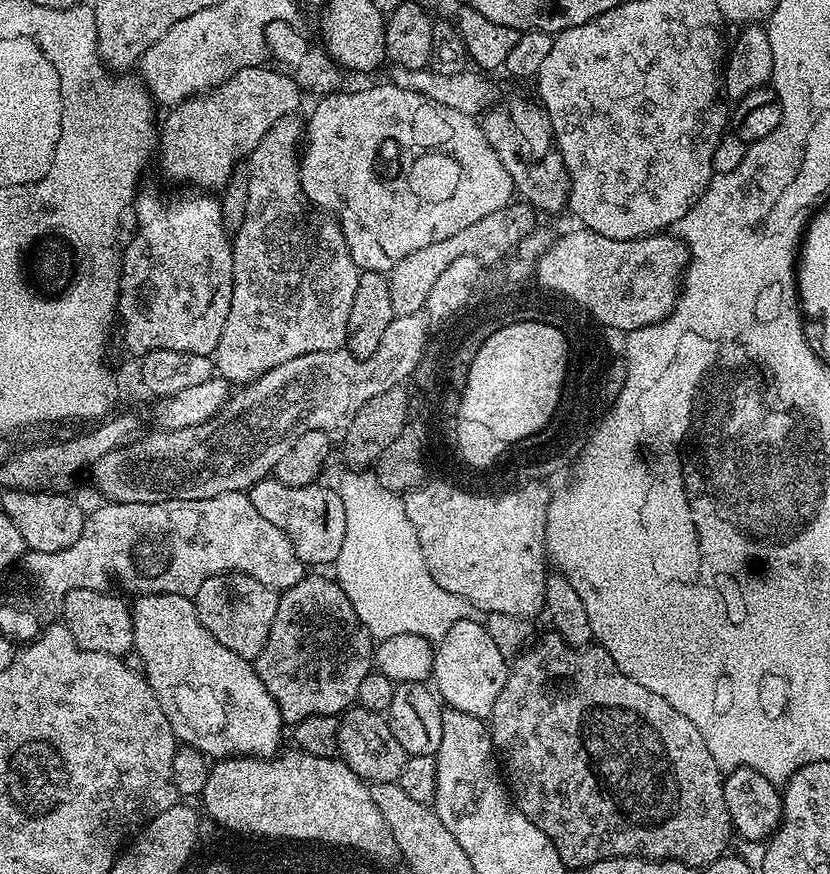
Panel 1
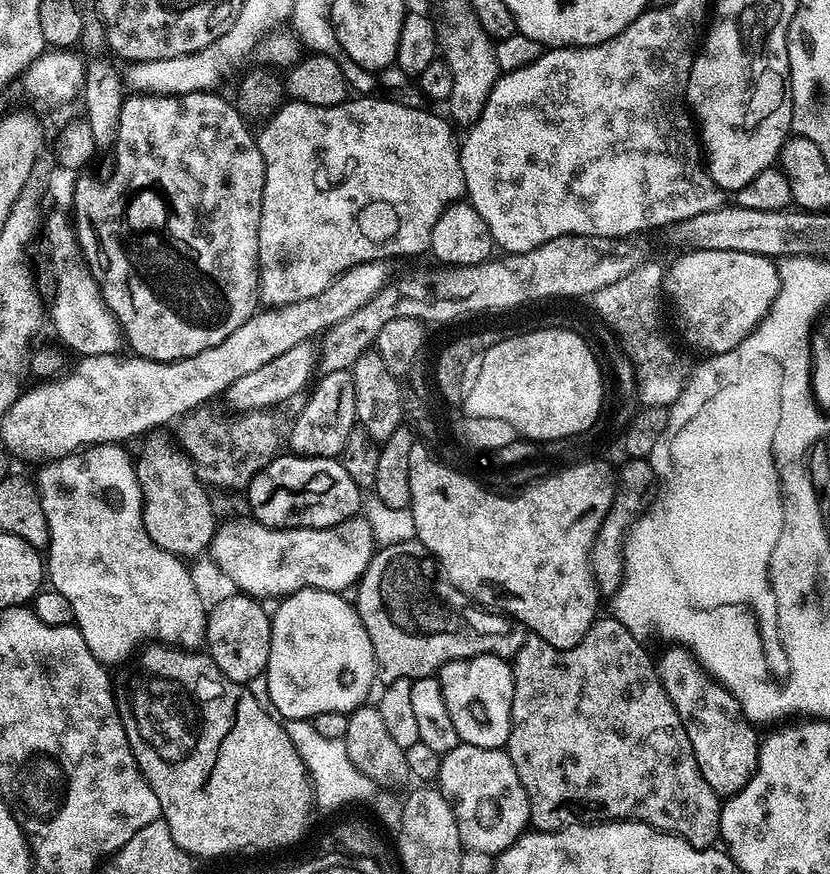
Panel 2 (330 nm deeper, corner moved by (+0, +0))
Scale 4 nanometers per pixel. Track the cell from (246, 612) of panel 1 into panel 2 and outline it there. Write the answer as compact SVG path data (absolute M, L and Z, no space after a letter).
M247 594L224 596L216 605L207 609L208 634L206 652L212 657L216 671L223 679L236 684L247 685L256 675L266 672L270 658L270 638L272 637L272 617L269 609L264 609L259 599Z

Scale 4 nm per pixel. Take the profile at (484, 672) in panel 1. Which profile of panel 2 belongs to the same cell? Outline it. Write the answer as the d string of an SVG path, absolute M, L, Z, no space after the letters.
M489 655L452 660L440 667L438 679L442 686L442 698L446 700L446 710L450 710L450 722L454 722L454 730L458 730L460 742L483 748L504 748L512 725L512 703L514 702L511 663L505 657Z

